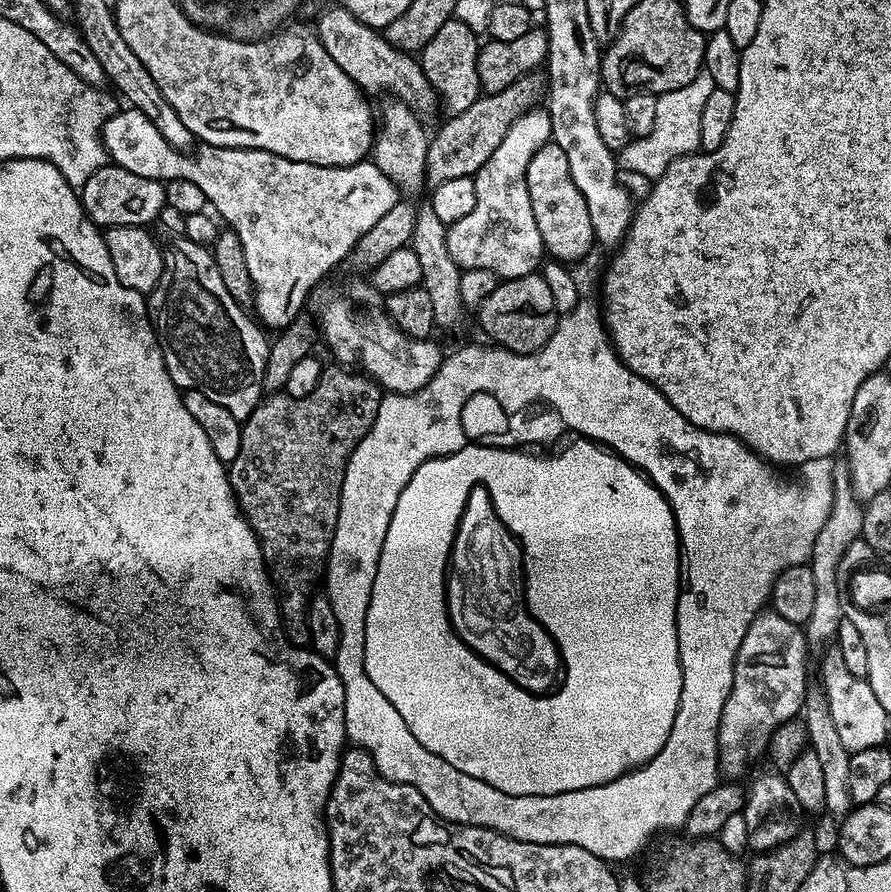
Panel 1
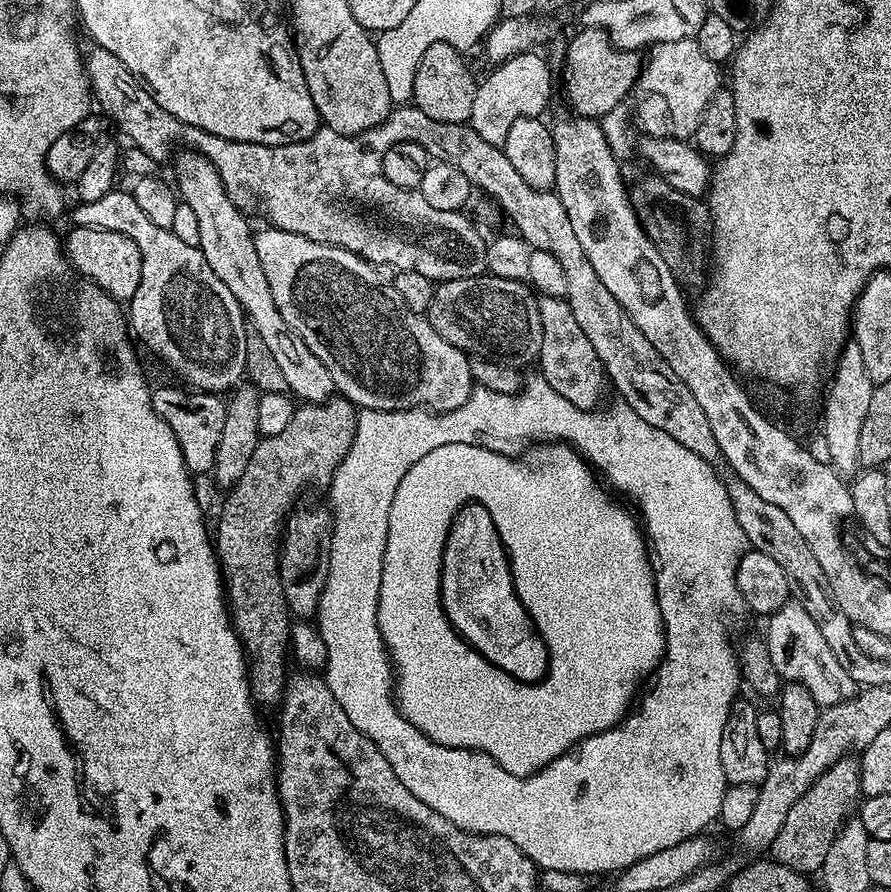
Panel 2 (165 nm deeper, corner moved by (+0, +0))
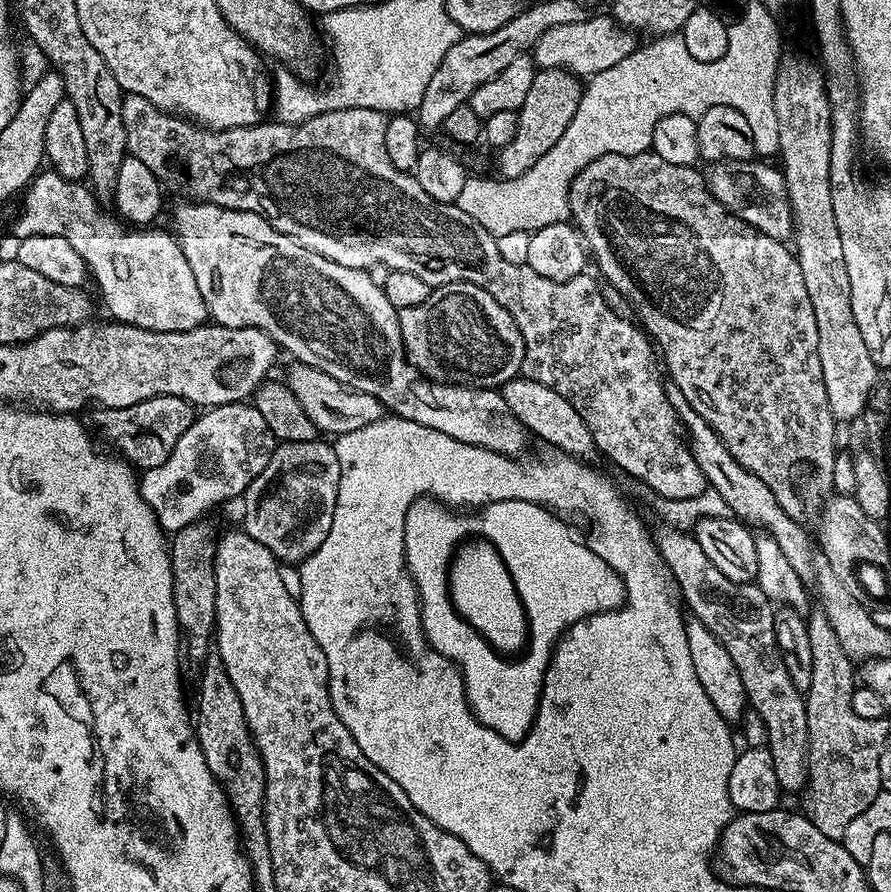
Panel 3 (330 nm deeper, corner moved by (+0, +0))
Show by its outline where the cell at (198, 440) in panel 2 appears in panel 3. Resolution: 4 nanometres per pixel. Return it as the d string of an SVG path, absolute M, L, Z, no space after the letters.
M155 396L146 398L134 406L100 408L92 416L91 427L97 433L100 431L117 448L113 449L129 464L137 469L147 470L154 466L162 466L162 462L170 458L174 446L178 446L178 438L186 434L197 415L197 409L187 400L173 396Z

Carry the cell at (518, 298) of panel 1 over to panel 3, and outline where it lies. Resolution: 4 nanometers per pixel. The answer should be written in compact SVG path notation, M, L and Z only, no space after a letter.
M474 282L433 287L422 306L399 309L404 355L429 380L499 389L521 375L524 339L497 297Z

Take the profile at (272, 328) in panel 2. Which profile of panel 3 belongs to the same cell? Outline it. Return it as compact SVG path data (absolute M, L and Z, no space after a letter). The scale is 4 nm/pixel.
M292 362L289 365L288 376L286 375L288 388L294 398L302 402L302 410L306 410L306 414L321 433L332 432L333 437L338 437L350 434L350 430L362 430L362 426L370 426L370 422L384 419L386 409L382 402L378 402L378 398L354 392L342 382L338 382L338 378L330 378L330 374L311 368L309 364Z

